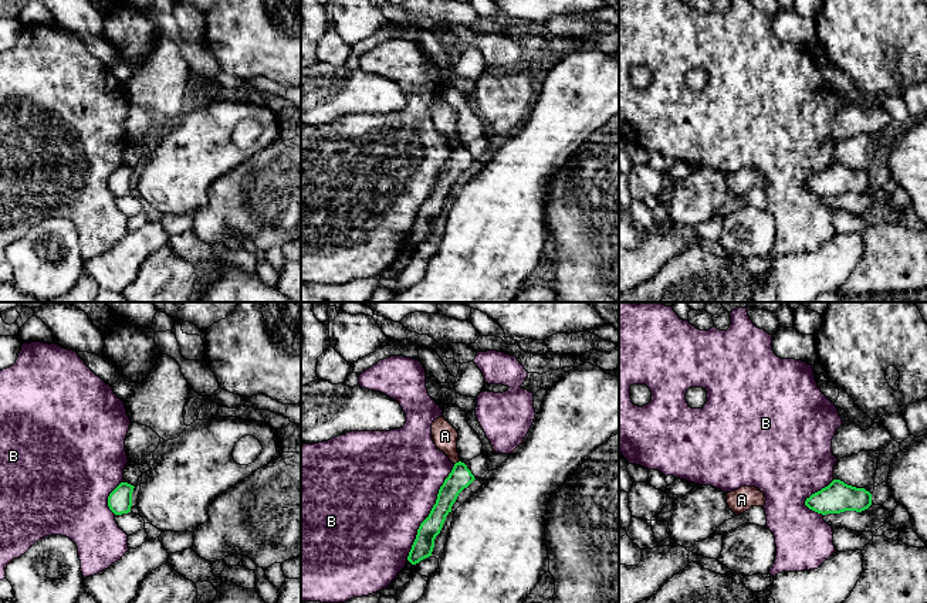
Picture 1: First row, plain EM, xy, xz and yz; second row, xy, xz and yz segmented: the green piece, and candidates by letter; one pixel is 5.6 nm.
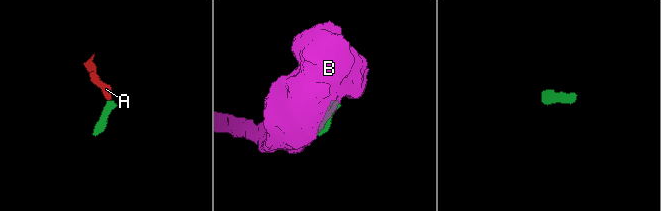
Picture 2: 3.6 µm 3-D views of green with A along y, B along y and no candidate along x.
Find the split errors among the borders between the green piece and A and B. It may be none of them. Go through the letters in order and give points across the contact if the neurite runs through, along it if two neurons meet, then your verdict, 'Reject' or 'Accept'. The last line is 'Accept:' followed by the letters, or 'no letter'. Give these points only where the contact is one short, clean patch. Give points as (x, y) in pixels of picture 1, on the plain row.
A: Path across: xz (460, 159), (460, 151), (456, 145), (445, 118). Accept
B: Reject
Accept: A

